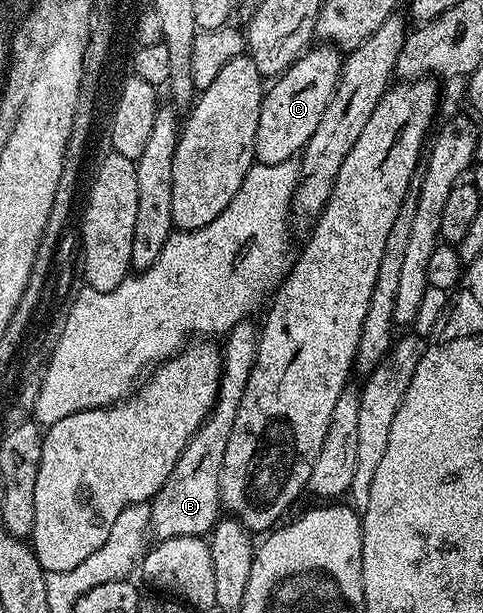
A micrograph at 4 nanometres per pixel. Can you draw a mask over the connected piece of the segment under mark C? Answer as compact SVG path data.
M315 45L303 52L289 70L266 88L261 105L261 121L257 123L255 157L260 163L277 165L286 159L295 159L304 145L313 137L321 116L337 89L344 56L338 47Z

